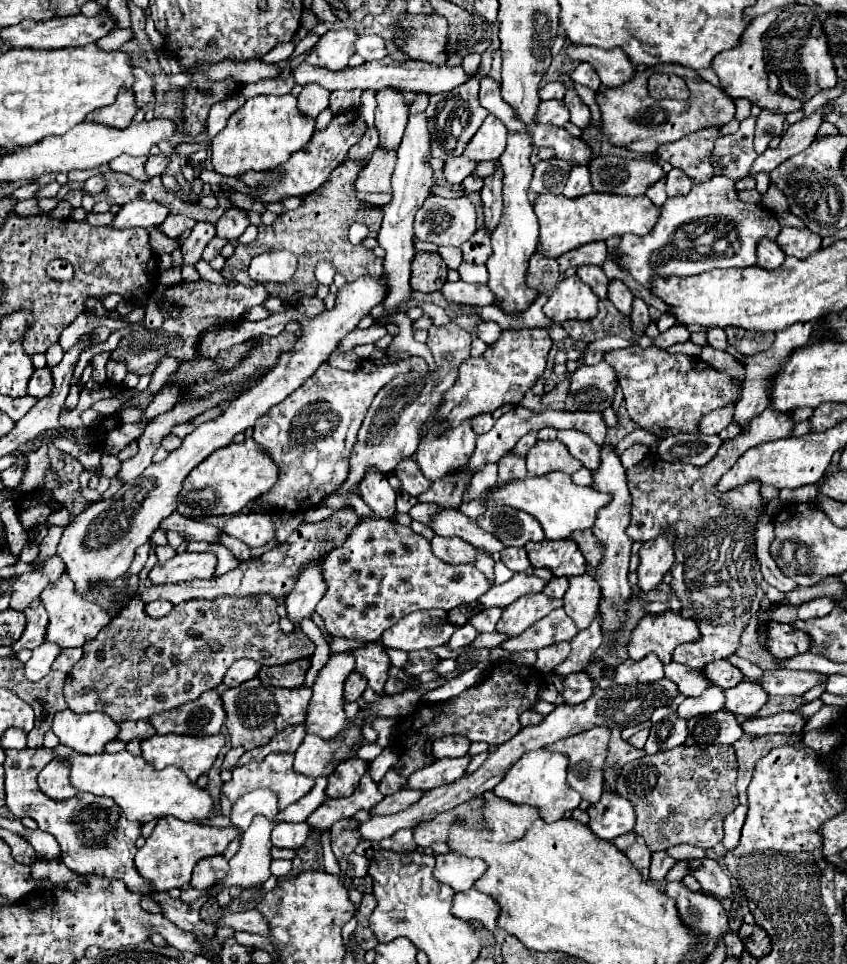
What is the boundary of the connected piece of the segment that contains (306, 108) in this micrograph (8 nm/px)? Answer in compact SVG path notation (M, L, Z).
M305 85L301 95L297 97L297 109L301 115L309 117L309 119L315 119L321 111L327 109L329 105L329 91L327 89L321 89L319 85Z

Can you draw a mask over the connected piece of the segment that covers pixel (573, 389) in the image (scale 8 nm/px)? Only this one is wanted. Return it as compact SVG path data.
M605 361L581 365L569 373L571 385L565 399L565 411L603 411L613 403L617 375Z

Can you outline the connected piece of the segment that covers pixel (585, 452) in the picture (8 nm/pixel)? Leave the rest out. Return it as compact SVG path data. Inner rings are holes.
M561 429L557 431L557 439L565 443L569 453L583 463L589 471L599 467L599 445L585 433L577 433L577 429Z

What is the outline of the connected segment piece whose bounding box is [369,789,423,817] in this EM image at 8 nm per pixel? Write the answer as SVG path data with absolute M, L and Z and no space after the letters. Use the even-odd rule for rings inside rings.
M401 789L393 795L387 795L383 797L383 801L379 801L375 805L375 809L369 811L371 817L379 817L379 815L393 815L393 813L399 813L403 809L407 809L409 805L413 805L419 797L423 795L423 791L413 791L413 789Z

